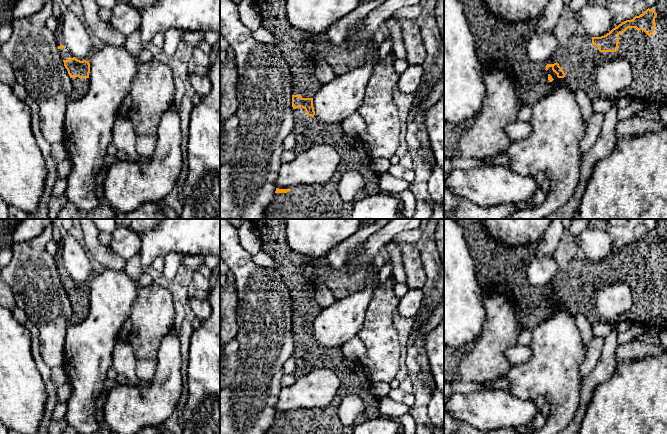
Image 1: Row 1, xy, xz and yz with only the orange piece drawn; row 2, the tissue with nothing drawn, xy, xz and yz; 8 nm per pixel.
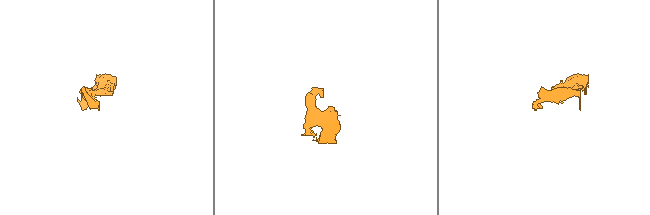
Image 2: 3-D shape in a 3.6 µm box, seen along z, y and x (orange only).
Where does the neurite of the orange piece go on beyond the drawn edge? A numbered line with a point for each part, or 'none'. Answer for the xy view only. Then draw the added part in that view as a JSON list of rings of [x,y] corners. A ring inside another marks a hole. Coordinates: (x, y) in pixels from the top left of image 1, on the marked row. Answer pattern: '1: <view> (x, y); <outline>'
1: xy (65, 54); [[[60,20],[58,28],[54,32],[54,36],[56,38],[57,46],[60,46],[60,45],[64,46],[62,49],[59,49],[62,60],[68,60],[70,58],[73,58],[74,56],[72,55],[72,53],[67,49],[67,47],[64,44],[61,20]]]
2: xy (80, 85); [[[71,78],[72,81],[72,91],[71,95],[74,97],[74,100],[82,98],[88,91],[90,85],[89,78]]]

